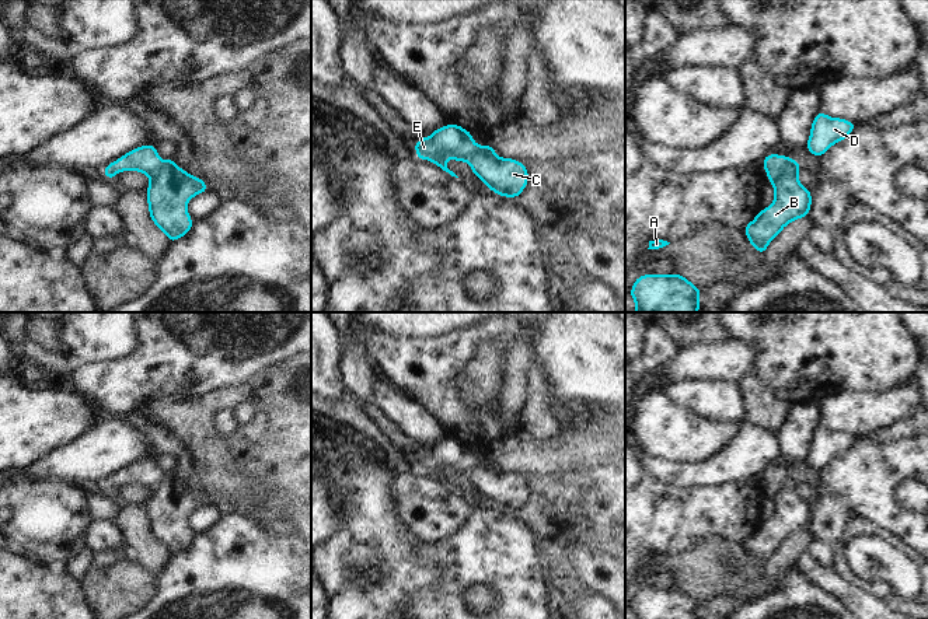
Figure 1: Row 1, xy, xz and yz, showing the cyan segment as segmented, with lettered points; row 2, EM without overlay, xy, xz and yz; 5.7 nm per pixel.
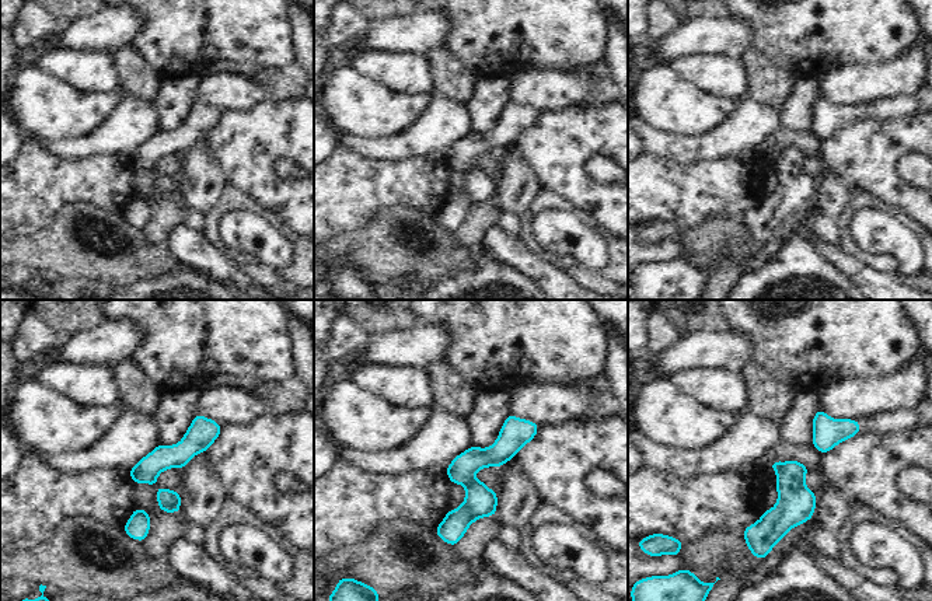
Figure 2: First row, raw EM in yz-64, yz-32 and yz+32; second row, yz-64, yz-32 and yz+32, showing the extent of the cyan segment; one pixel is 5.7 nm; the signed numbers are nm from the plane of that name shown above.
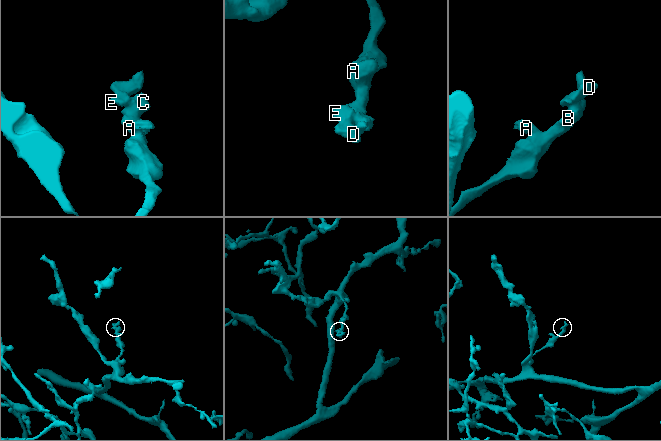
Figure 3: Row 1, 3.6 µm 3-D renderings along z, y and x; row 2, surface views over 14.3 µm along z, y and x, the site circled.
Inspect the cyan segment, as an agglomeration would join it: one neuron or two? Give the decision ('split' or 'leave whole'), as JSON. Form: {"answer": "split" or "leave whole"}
{"answer": "split"}

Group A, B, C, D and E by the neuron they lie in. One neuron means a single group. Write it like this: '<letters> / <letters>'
A B C / D E

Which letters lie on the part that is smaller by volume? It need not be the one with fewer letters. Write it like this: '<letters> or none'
D, E

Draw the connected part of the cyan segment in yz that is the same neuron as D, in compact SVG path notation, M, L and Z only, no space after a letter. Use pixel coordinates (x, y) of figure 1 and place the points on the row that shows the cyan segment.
M819 112L810 127L810 137L805 147L816 157L821 157L831 146L845 140L857 127L857 123L841 118L830 118Z

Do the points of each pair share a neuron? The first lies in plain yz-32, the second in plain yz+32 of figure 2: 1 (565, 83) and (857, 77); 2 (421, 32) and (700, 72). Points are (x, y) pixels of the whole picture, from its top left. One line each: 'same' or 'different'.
1: same
2: different

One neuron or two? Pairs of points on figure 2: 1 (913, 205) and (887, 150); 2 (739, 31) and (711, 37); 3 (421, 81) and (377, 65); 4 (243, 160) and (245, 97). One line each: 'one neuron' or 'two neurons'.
1: one neuron
2: one neuron
3: one neuron
4: two neurons

